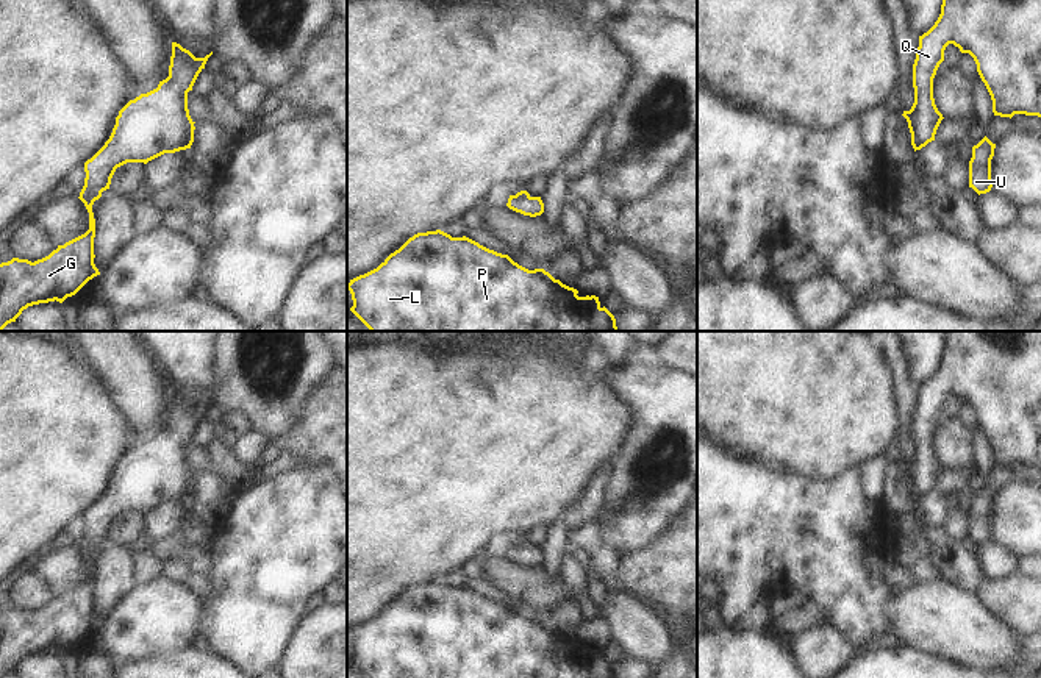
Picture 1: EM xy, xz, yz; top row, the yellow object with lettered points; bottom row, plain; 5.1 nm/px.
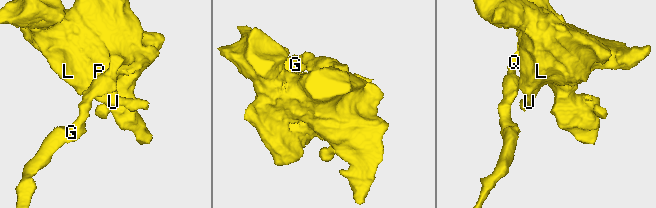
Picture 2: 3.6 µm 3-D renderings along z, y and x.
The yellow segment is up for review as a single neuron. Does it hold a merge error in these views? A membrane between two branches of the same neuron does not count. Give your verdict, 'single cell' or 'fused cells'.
single cell

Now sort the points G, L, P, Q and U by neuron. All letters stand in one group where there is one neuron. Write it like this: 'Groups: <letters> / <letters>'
Groups: G L P Q U

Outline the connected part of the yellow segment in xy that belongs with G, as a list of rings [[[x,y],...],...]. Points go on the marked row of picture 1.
[[[172,42],[169,77],[119,111],[109,139],[84,162],[86,178],[78,197],[89,212],[84,234],[34,262],[13,258],[0,264],[0,331],[28,306],[55,300],[63,303],[100,275],[94,264],[94,202],[109,189],[117,167],[127,162],[147,164],[164,153],[191,148],[195,122],[189,116],[188,92],[211,55],[195,58]]]

